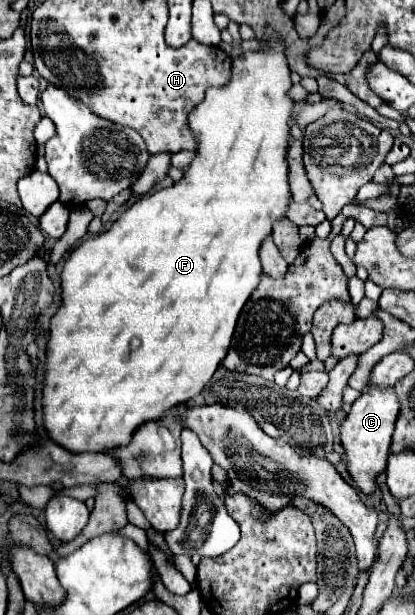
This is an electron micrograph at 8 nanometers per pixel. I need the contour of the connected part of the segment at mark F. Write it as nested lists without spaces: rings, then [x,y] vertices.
[[[266,26],[264,28],[264,34],[268,38],[268,42],[262,44],[260,50],[252,50],[252,52],[244,52],[242,56],[234,58],[232,60],[232,76],[230,76],[230,82],[220,86],[220,88],[208,88],[206,90],[206,96],[200,104],[196,104],[192,110],[190,110],[190,116],[188,116],[188,124],[190,124],[190,130],[194,134],[194,140],[198,142],[196,146],[196,156],[194,160],[190,162],[190,166],[184,170],[184,178],[176,184],[172,184],[170,188],[162,188],[158,190],[156,194],[152,196],[146,196],[146,198],[140,198],[138,202],[134,202],[116,222],[114,226],[104,232],[104,234],[98,234],[94,238],[88,238],[84,240],[78,248],[72,250],[70,258],[66,260],[64,264],[64,270],[62,270],[62,306],[58,308],[58,312],[54,314],[52,318],[52,324],[50,324],[50,340],[48,340],[48,350],[46,350],[46,378],[44,378],[44,426],[50,434],[50,438],[58,444],[62,444],[64,448],[68,448],[70,452],[100,452],[100,450],[106,450],[106,446],[122,446],[122,442],[126,442],[126,438],[142,424],[142,422],[148,422],[150,418],[162,418],[168,410],[172,410],[174,406],[190,400],[192,396],[198,396],[204,386],[210,382],[212,374],[216,372],[218,364],[222,362],[222,358],[228,354],[228,348],[230,348],[230,342],[232,342],[232,334],[234,334],[234,326],[236,326],[236,320],[238,320],[238,314],[242,310],[242,306],[246,304],[246,300],[250,298],[250,294],[254,292],[254,288],[258,286],[260,282],[260,274],[262,274],[262,266],[260,266],[260,246],[262,242],[272,234],[272,224],[278,222],[278,220],[284,220],[286,218],[286,212],[288,212],[288,206],[292,202],[292,192],[290,192],[290,184],[288,184],[288,144],[290,144],[290,120],[296,112],[296,102],[288,96],[290,88],[292,88],[292,78],[290,78],[290,66],[288,66],[288,58],[286,58],[286,46],[284,46],[284,40],[280,38],[278,30],[274,30],[272,26]]]

